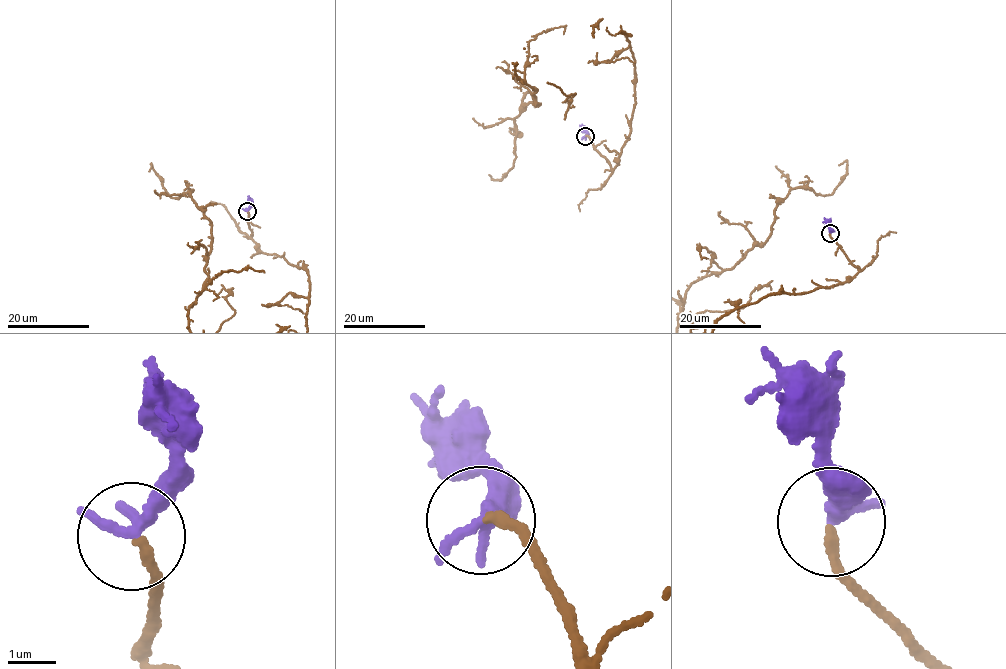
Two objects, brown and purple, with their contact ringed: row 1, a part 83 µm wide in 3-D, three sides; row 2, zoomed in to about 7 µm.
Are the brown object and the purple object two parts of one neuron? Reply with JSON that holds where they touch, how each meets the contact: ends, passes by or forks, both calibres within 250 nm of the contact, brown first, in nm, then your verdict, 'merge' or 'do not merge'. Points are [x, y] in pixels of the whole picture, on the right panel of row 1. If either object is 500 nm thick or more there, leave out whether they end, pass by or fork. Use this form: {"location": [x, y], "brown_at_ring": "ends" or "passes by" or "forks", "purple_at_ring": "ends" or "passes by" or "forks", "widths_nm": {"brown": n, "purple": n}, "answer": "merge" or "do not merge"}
{"location": [830, 233], "brown_at_ring": "ends", "purple_at_ring": "ends", "widths_nm": {"brown": 190, "purple": 360}, "answer": "merge"}

